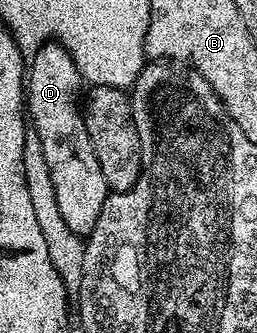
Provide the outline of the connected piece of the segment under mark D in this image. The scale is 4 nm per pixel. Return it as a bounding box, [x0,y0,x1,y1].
[24,41,108,237]

